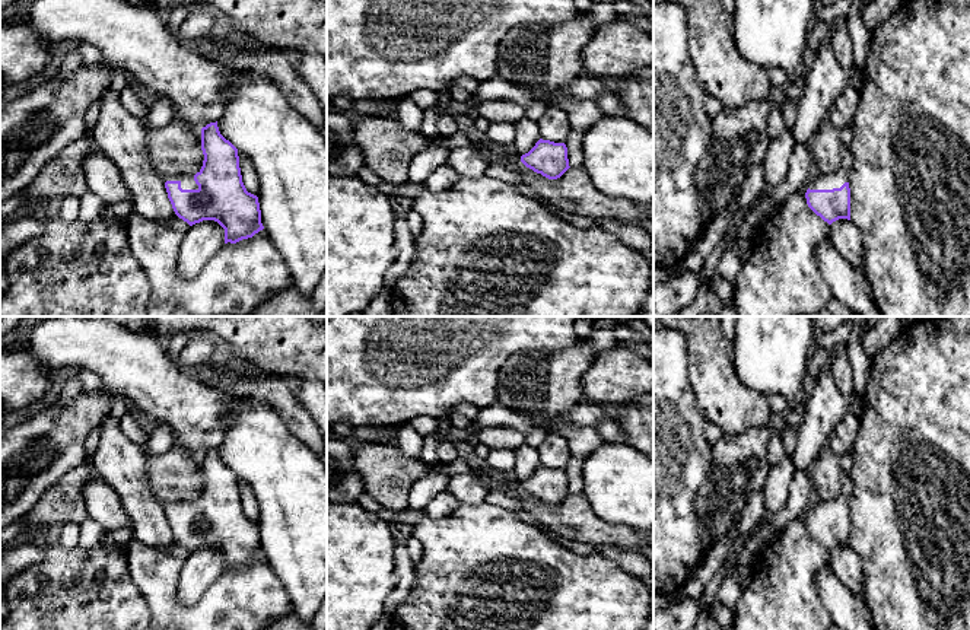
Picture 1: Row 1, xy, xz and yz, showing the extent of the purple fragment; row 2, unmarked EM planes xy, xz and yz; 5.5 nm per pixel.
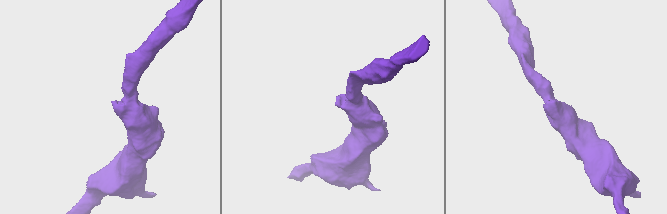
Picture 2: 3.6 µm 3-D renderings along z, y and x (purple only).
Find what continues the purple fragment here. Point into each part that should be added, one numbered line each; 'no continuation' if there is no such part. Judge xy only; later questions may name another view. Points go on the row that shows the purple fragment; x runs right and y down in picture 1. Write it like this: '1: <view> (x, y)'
1: xy (187, 181)

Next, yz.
1: yz (829, 181)

